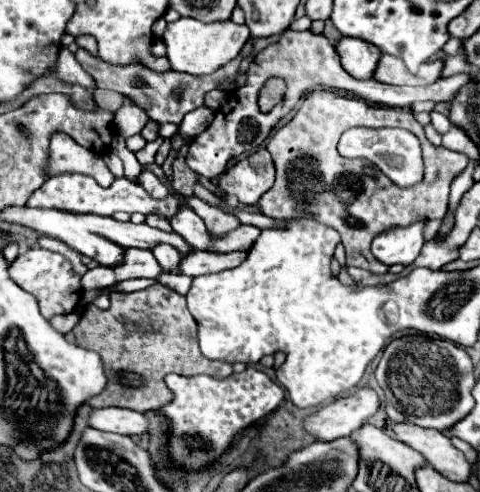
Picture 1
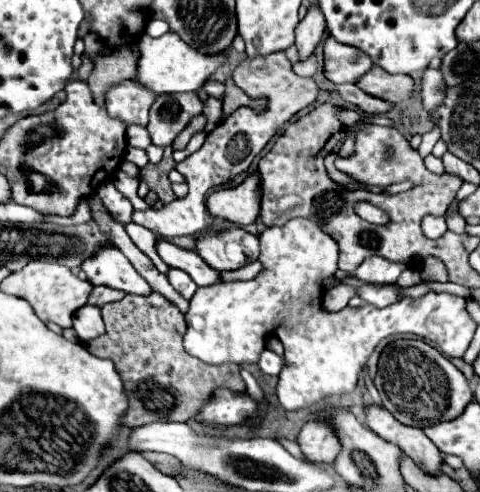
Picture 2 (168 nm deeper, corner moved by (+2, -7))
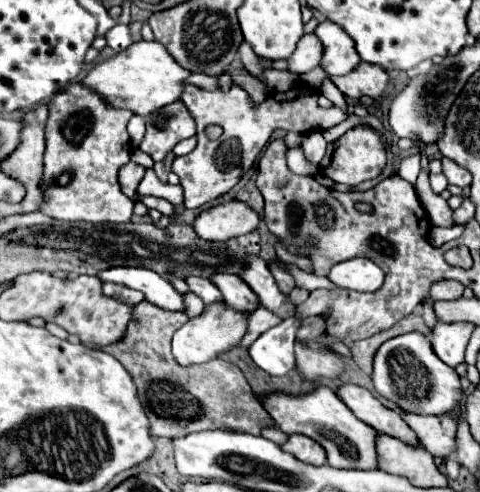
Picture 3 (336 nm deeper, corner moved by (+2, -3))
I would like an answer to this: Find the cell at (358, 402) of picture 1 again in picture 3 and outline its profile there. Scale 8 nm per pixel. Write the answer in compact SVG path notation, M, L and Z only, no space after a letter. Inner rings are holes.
M291 434L289 440L281 448L309 464L325 464L327 462L325 448L321 448L319 442L315 442L313 438L305 436L305 434Z

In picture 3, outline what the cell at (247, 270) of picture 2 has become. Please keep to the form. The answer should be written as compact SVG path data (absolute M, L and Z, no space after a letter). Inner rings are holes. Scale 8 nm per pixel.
M281 262L283 266L288 268L289 273L293 276L297 287L305 288L309 291L313 291L318 288L326 288L329 290L339 288L333 284L326 276L316 276L302 271L294 264L285 264Z

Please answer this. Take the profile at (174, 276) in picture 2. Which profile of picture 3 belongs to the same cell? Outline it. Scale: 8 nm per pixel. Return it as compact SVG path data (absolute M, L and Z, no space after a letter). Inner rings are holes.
M187 276L185 282L187 282L189 290L193 294L197 294L205 304L215 302L215 300L221 300L221 292L215 288L215 284L211 284L211 280L199 278L199 276Z

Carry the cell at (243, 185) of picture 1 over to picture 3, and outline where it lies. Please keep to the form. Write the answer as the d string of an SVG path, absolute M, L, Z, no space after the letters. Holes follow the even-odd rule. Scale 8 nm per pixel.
M229 200L203 210L193 222L197 236L205 240L229 240L247 234L259 226L259 214L241 200Z

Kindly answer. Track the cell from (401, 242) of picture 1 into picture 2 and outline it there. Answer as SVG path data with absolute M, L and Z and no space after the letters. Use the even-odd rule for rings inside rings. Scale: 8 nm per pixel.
M371 256L367 260L361 262L359 268L355 268L355 272L343 272L337 270L337 278L357 278L361 282L369 282L369 284L393 284L397 282L399 274L405 270L405 264L393 264L381 256Z

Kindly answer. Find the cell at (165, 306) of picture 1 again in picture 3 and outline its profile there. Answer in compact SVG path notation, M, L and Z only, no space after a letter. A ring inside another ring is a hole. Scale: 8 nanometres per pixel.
M147 300L139 302L133 306L133 318L127 324L127 332L121 340L117 340L115 344L109 346L97 346L97 350L111 354L113 358L117 358L123 368L131 374L135 386L137 386L137 394L141 400L141 406L145 408L145 414L149 418L149 432L153 436L185 436L187 432L195 432L195 430L207 430L207 428L229 428L229 430L243 430L243 432L251 432L251 434L259 434L263 424L271 424L271 416L265 412L265 408L261 406L261 402L255 398L247 378L243 376L243 372L231 364L225 362L221 358L213 358L205 364L191 364L191 366L181 366L177 364L177 360L171 354L171 336L175 334L177 328L181 328L183 322L187 322L187 314L185 312L171 312L171 310L163 310Z

